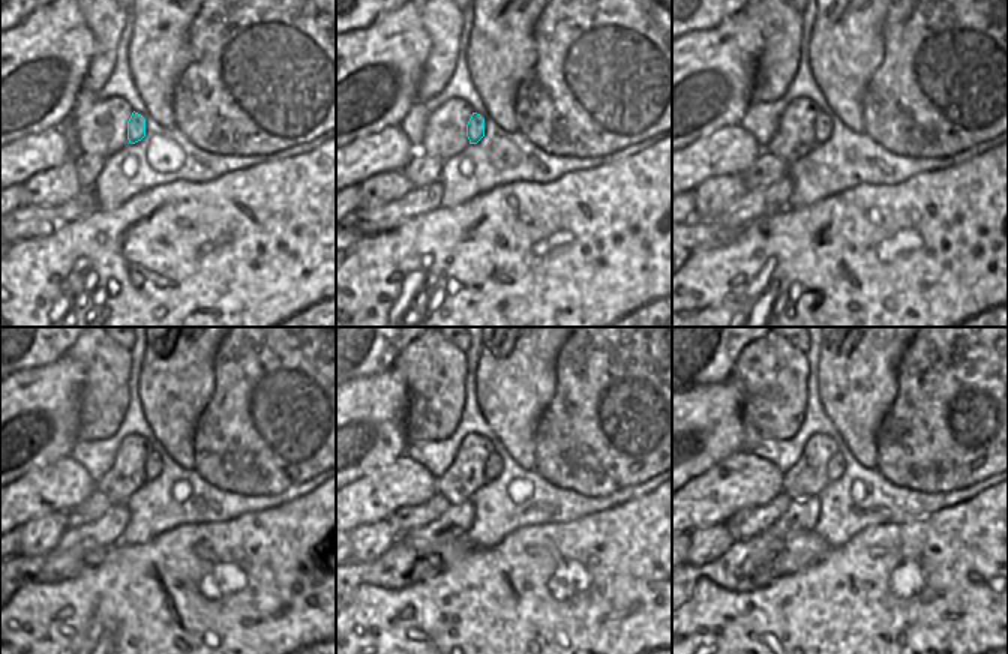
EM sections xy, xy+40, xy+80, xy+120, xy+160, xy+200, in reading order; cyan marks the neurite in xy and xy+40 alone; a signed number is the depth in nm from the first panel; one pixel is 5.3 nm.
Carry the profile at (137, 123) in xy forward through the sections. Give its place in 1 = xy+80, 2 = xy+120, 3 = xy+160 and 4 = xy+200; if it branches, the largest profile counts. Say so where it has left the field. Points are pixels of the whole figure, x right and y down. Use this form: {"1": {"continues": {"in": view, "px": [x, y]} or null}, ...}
{"1": {"continues": {"in": "xy+80", "px": [822, 125]}}, "2": {"continues": {"in": "xy+120", "px": [153, 464]}}, "3": {"continues": {"in": "xy+160", "px": [494, 465]}}, "4": {"continues": {"in": "xy+200", "px": [836, 467]}}}

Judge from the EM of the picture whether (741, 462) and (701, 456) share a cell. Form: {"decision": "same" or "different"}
{"decision": "different"}

